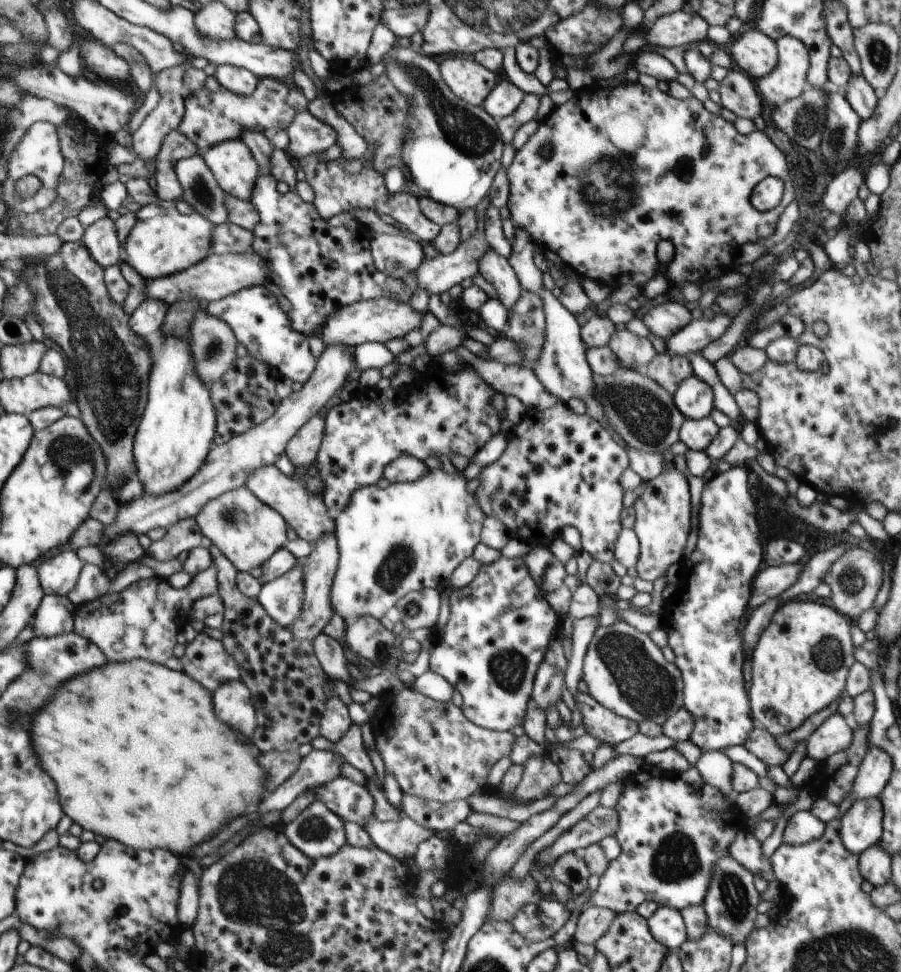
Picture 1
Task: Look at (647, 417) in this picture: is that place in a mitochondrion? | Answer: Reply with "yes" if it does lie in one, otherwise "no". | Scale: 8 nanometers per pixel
yes

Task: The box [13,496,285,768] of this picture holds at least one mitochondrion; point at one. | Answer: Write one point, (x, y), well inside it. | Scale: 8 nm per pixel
(230, 516)

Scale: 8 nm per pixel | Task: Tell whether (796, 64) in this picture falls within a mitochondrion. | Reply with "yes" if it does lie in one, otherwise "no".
no

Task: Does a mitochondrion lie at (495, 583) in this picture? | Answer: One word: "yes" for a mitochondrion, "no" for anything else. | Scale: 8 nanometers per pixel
no

